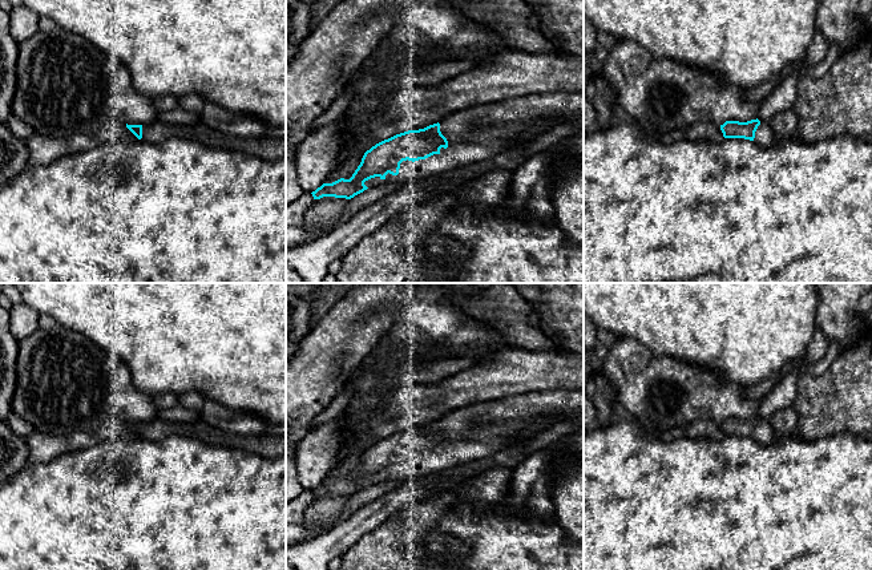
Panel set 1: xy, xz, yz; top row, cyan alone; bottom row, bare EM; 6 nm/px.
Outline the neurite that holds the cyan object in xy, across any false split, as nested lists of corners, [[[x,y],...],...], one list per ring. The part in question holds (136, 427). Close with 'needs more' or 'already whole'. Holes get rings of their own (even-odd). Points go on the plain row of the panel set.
[[[158,417],[146,423],[126,421],[126,425],[138,437],[152,441],[161,441],[170,436],[191,436],[207,444],[230,446],[263,457],[286,456],[286,434],[238,436],[213,428],[202,420],[197,423],[177,423],[166,421]]]; needs more

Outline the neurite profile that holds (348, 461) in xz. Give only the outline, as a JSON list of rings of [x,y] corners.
[[[352,441],[344,442],[347,452],[338,464],[327,473],[324,481],[332,481],[340,476],[350,477],[362,460],[364,449],[358,448]]]

